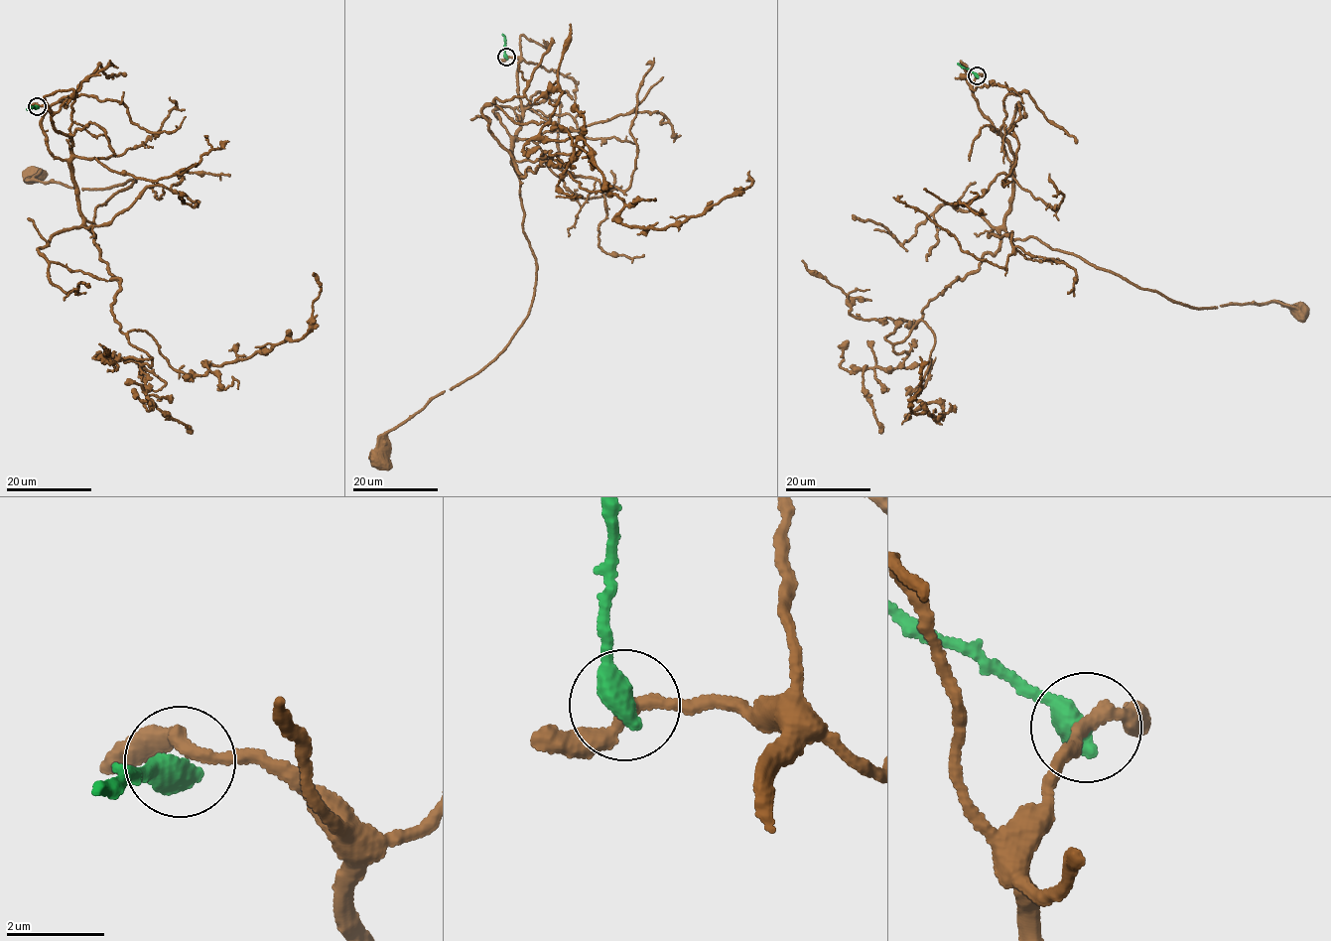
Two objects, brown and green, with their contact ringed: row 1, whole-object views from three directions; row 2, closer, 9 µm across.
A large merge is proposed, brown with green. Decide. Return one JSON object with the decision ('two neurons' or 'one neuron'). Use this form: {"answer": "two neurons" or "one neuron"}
{"answer": "two neurons"}

